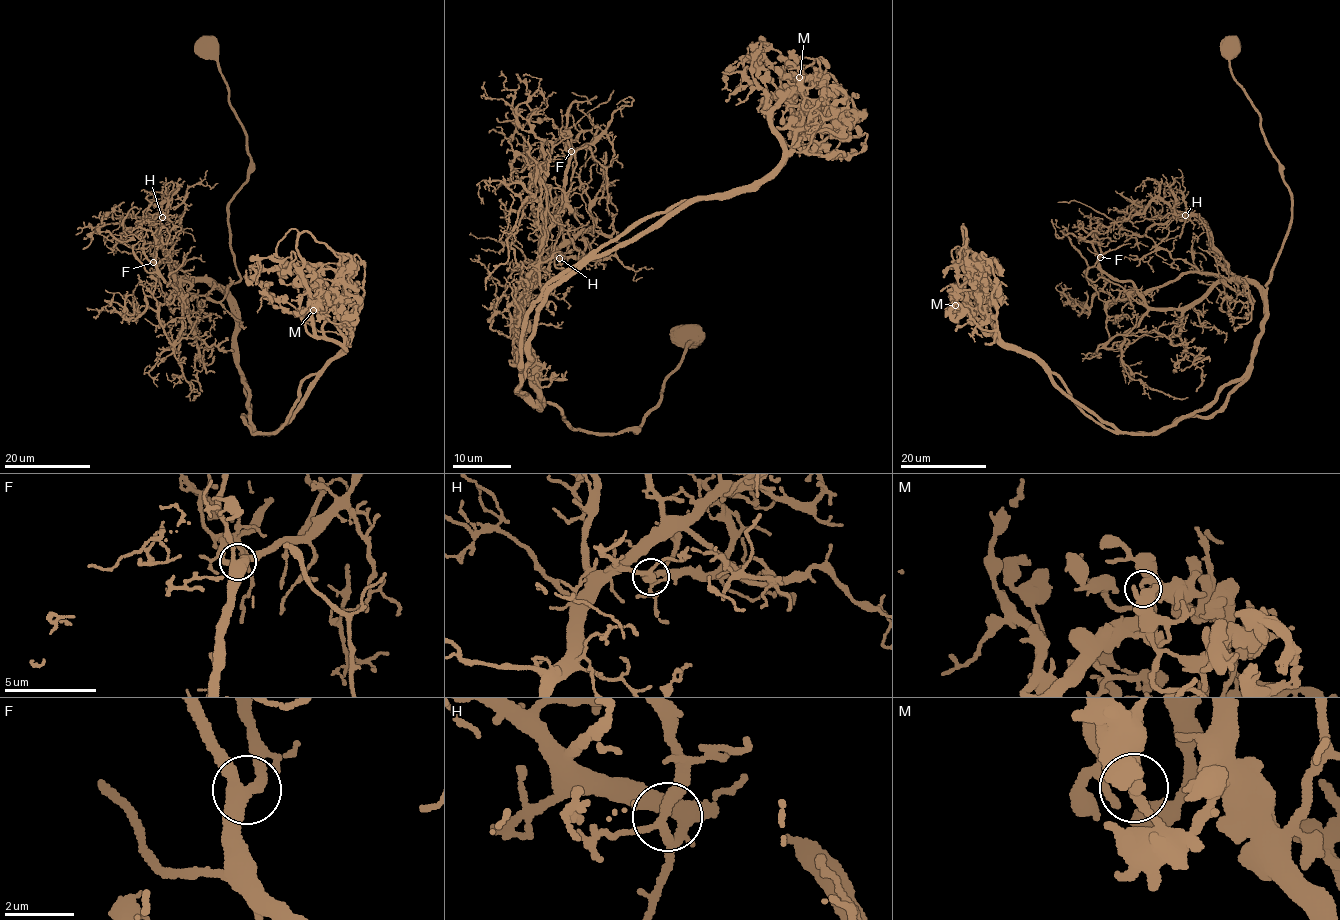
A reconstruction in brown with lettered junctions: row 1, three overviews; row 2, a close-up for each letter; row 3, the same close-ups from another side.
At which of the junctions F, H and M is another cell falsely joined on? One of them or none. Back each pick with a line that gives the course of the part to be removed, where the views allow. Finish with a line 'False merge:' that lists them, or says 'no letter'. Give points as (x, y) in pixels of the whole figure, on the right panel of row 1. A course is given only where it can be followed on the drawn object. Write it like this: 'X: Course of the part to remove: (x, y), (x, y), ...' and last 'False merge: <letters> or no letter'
M: Course of the part to remove: (955, 305), (1114, 432), (1222, 406), (1248, 375), (1266, 299), (1185, 272), (1107, 303), (1108, 341), (1182, 326)
False merge: M

